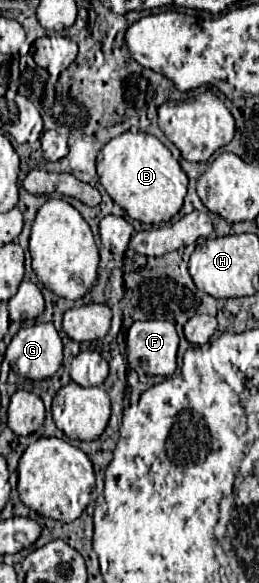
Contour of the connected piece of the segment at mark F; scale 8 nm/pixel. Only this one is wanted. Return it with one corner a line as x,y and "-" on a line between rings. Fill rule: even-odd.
135,322
127,331
126,356
133,370
147,376
171,376
177,370
179,336
171,322

